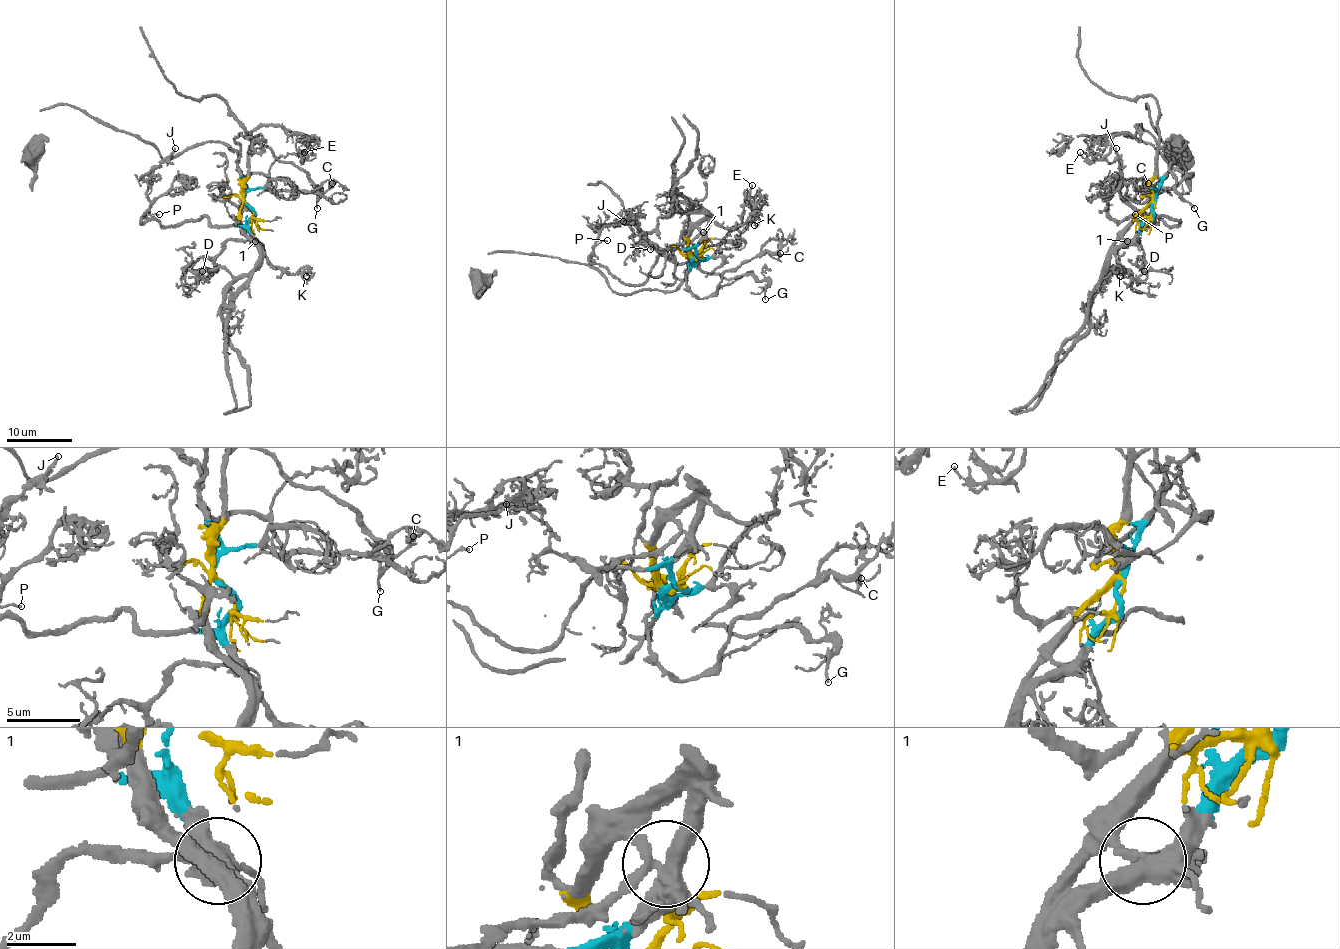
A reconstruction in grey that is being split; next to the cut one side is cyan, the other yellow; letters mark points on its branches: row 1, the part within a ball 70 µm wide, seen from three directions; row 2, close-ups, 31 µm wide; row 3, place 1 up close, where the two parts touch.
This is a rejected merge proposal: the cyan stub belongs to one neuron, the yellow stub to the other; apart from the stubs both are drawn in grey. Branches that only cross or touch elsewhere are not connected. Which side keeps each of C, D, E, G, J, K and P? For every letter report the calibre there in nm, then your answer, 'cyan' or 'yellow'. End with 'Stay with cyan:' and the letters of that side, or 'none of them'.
C: 220 nm thick; cyan
D: 190 nm thick; yellow
E: 130 nm thick; yellow
G: 180 nm thick; yellow
J: 190 nm thick; cyan
K: 150 nm thick; cyan
P: 160 nm thick; cyan
Stay with cyan: C, J, K, P

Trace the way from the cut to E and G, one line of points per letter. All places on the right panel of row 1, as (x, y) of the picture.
E: (1153, 207), (1156, 140), (1141, 125), (1133, 135), (1117, 135), (1102, 158), (1086, 159), (1079, 153)
G: (1153, 207), (1156, 153), (1166, 143), (1174, 159), (1169, 169), (1177, 190), (1194, 208)

